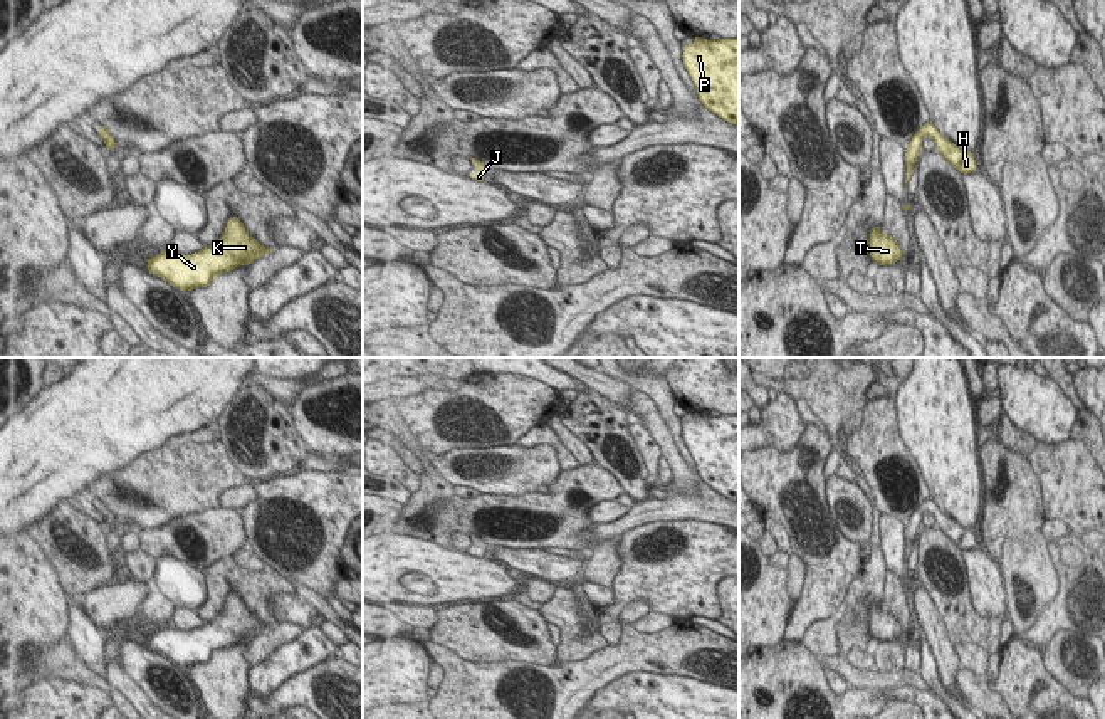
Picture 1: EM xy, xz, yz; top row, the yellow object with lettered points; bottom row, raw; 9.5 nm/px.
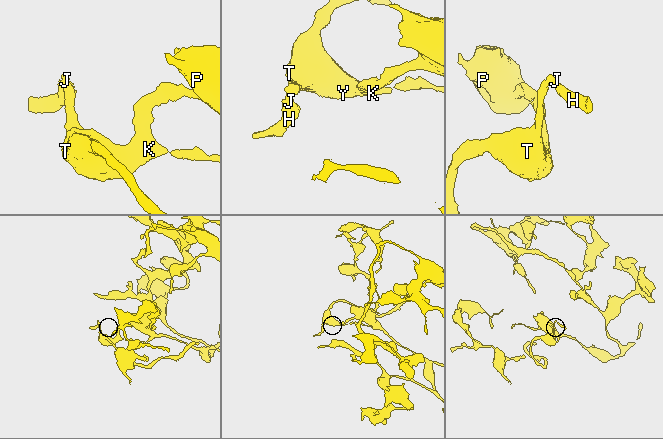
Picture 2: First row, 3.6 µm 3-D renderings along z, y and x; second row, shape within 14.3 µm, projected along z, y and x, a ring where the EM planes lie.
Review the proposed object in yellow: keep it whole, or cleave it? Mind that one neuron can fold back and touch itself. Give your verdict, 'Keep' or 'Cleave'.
Keep.

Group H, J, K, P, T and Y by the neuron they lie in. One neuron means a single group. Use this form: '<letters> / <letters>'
H J K P T Y

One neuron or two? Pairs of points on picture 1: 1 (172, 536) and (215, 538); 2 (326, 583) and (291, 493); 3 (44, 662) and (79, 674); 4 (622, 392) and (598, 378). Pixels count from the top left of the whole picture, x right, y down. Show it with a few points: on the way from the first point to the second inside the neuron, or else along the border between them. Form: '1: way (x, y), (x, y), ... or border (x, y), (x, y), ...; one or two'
1: way (180, 528), (192, 526), (204, 536); one
2: way (324, 560), (324, 528), (314, 511); one
3: way (52, 662), (64, 662), (71, 667); one
4: way (617, 392), (603, 383); one

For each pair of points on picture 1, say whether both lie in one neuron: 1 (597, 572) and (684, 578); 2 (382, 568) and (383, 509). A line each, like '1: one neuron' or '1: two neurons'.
1: two neurons
2: two neurons

